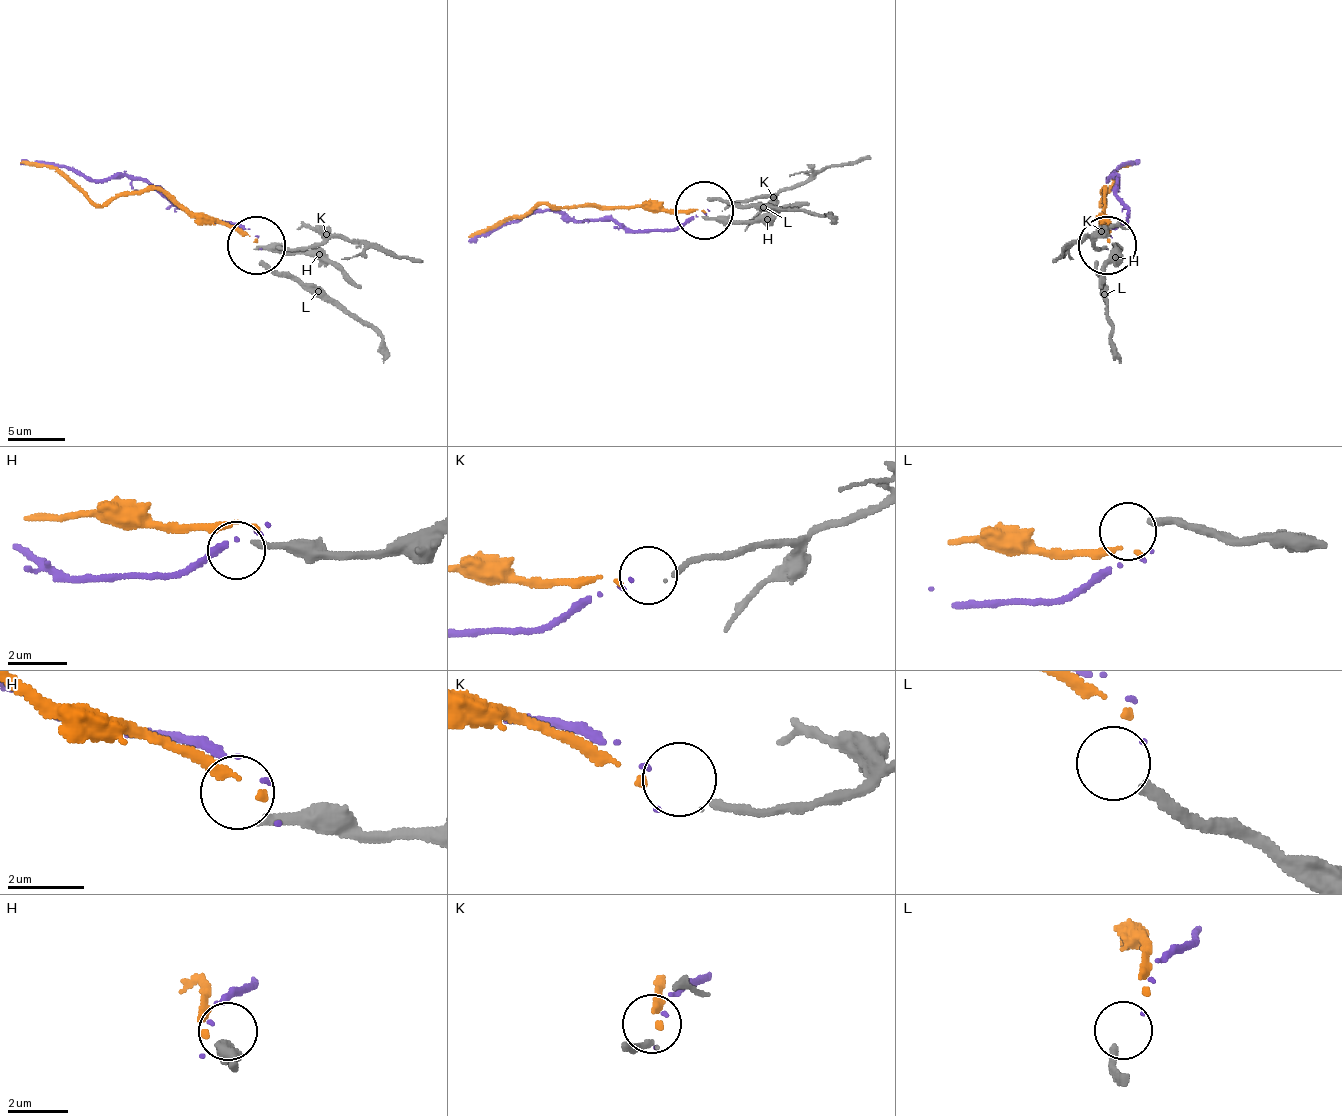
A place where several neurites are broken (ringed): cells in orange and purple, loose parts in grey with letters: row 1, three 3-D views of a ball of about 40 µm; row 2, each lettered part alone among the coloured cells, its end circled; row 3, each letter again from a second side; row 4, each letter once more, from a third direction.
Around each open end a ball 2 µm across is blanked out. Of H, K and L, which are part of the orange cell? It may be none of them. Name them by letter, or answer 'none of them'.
none of them

